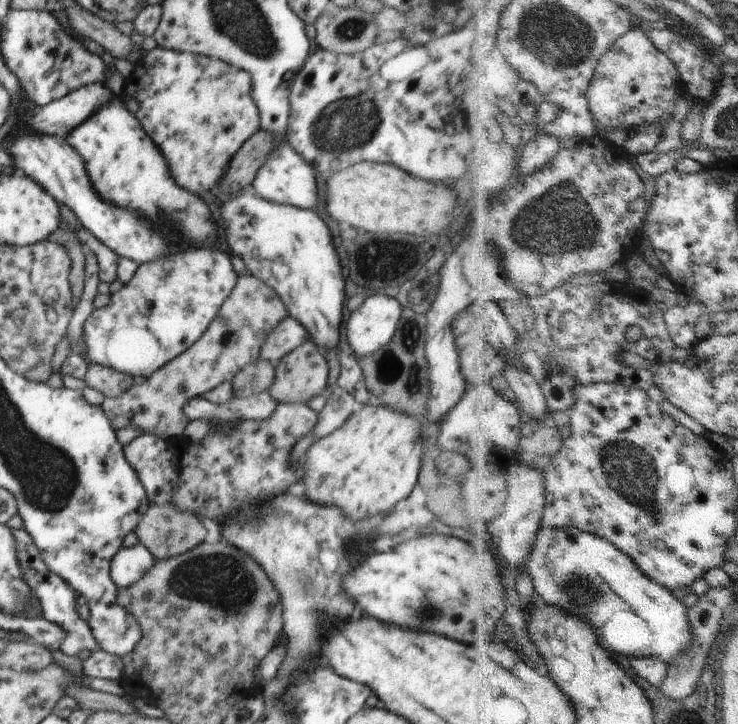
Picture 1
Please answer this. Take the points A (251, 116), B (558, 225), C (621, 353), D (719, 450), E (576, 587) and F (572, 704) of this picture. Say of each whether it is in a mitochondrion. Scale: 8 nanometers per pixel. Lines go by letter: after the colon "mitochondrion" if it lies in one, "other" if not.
A: other
B: mitochondrion
C: other
D: other
E: mitochondrion
F: other

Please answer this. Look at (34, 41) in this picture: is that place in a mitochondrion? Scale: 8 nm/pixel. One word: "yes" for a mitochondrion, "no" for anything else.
no

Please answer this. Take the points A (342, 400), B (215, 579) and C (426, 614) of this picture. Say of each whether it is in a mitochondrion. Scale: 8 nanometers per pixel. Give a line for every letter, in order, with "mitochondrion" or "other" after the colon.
A: other
B: mitochondrion
C: mitochondrion

